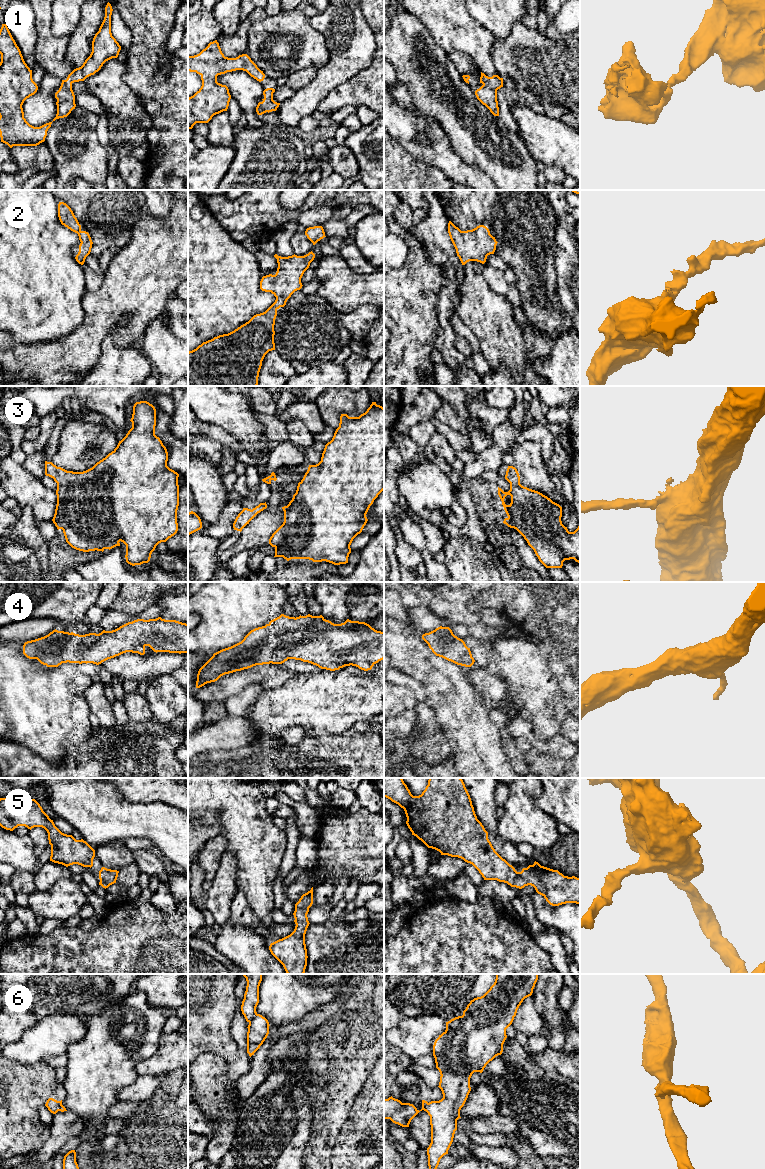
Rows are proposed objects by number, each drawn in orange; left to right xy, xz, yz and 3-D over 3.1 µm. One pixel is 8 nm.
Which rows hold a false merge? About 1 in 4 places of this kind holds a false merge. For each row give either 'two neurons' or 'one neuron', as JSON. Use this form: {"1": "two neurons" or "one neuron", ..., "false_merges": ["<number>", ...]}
{"1": "one neuron", "2": "one neuron", "3": "one neuron", "4": "one neuron", "5": "one neuron", "6": "two neurons", "false_merges": ["6"]}

